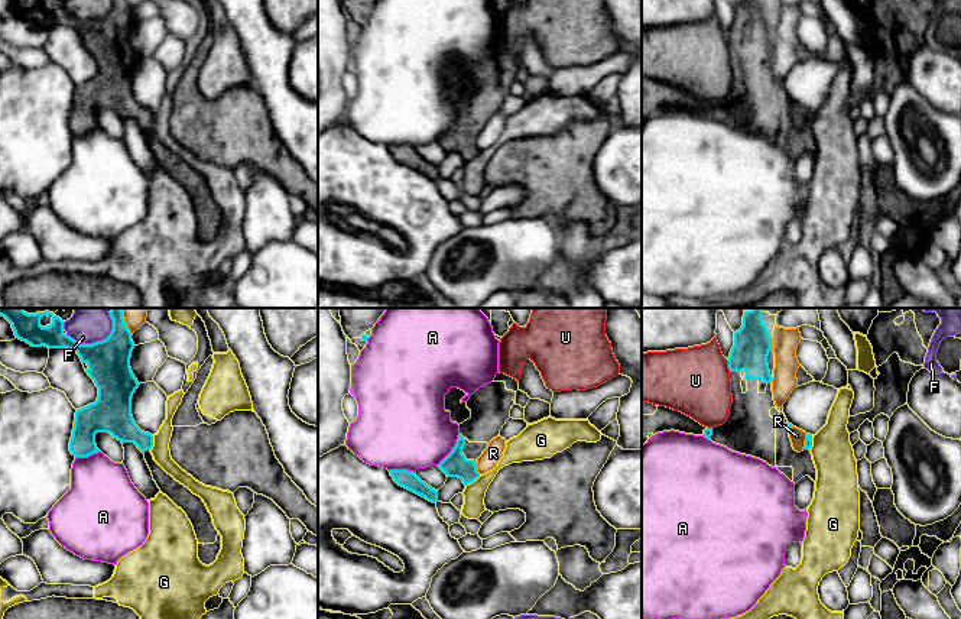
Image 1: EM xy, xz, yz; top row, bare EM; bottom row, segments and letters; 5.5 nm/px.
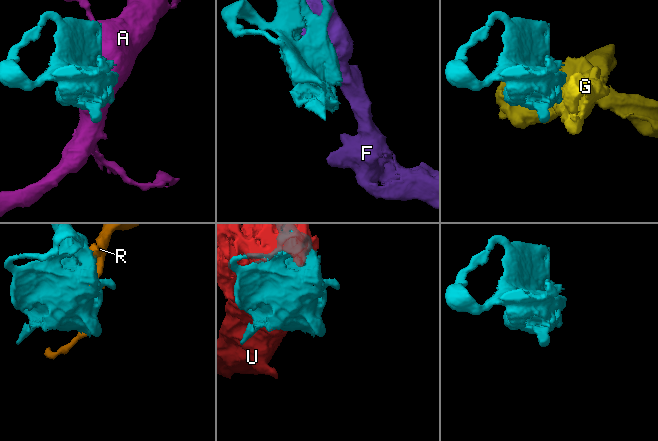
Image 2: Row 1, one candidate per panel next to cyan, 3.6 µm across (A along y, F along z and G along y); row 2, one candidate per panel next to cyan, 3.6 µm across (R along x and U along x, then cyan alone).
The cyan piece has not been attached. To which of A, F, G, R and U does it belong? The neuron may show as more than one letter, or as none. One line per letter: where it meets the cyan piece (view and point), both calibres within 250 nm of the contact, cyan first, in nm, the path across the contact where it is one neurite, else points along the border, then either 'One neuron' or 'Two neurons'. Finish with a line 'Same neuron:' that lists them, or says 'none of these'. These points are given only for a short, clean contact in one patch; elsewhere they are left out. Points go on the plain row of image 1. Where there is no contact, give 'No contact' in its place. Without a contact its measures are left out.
A: Touches cyan at xz (453, 126). Thickness 140 nm (cyan) against 420 nm. Two neurons
F: Touches cyan at xy (93, 19). Thickness 240 nm (cyan) against 110 nm. Two neurons
G: Touches cyan at xz (473, 156). Thickness 140 nm (cyan) against 120 nm. Boundary: xz (480, 151), (466, 162). Two neurons
R: Touches cyan at xz (476, 143). Thickness 140 nm (cyan) against 100 nm. Two neurons
U: Touches cyan at yz (729, 42). Thickness 200 nm (cyan) against 380 nm. Two neurons
Same neuron: none of these

